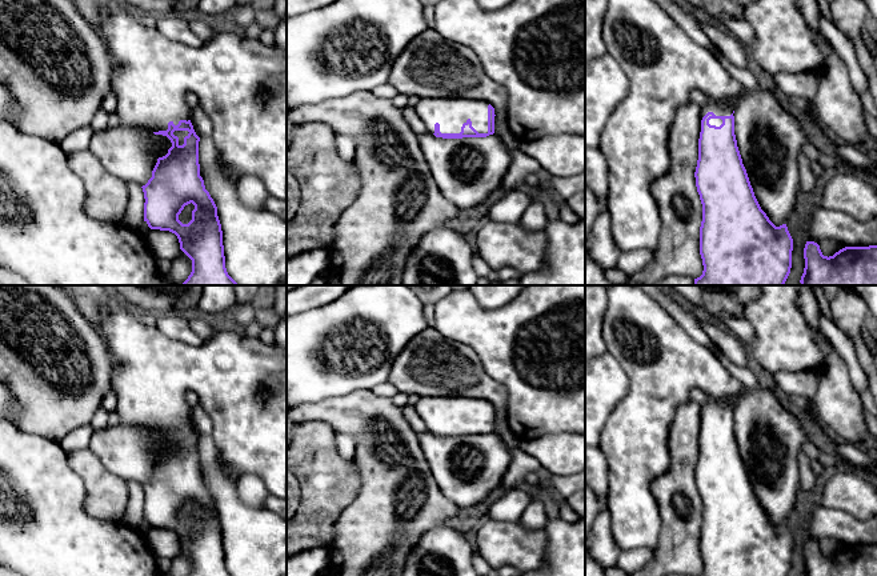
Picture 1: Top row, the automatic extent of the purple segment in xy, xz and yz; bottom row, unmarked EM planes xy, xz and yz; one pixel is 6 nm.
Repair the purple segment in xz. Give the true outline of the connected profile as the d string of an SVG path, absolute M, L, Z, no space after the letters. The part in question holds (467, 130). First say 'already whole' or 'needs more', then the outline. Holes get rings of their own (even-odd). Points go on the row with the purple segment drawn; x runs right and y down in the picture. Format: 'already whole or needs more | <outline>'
needs more | M421 97L415 109L428 132L436 137L486 137L494 133L494 108L488 101Z

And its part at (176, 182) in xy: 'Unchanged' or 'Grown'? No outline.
Grown

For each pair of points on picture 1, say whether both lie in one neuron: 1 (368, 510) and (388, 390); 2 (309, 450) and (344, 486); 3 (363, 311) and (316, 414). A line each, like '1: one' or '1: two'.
1: two
2: one
3: two

